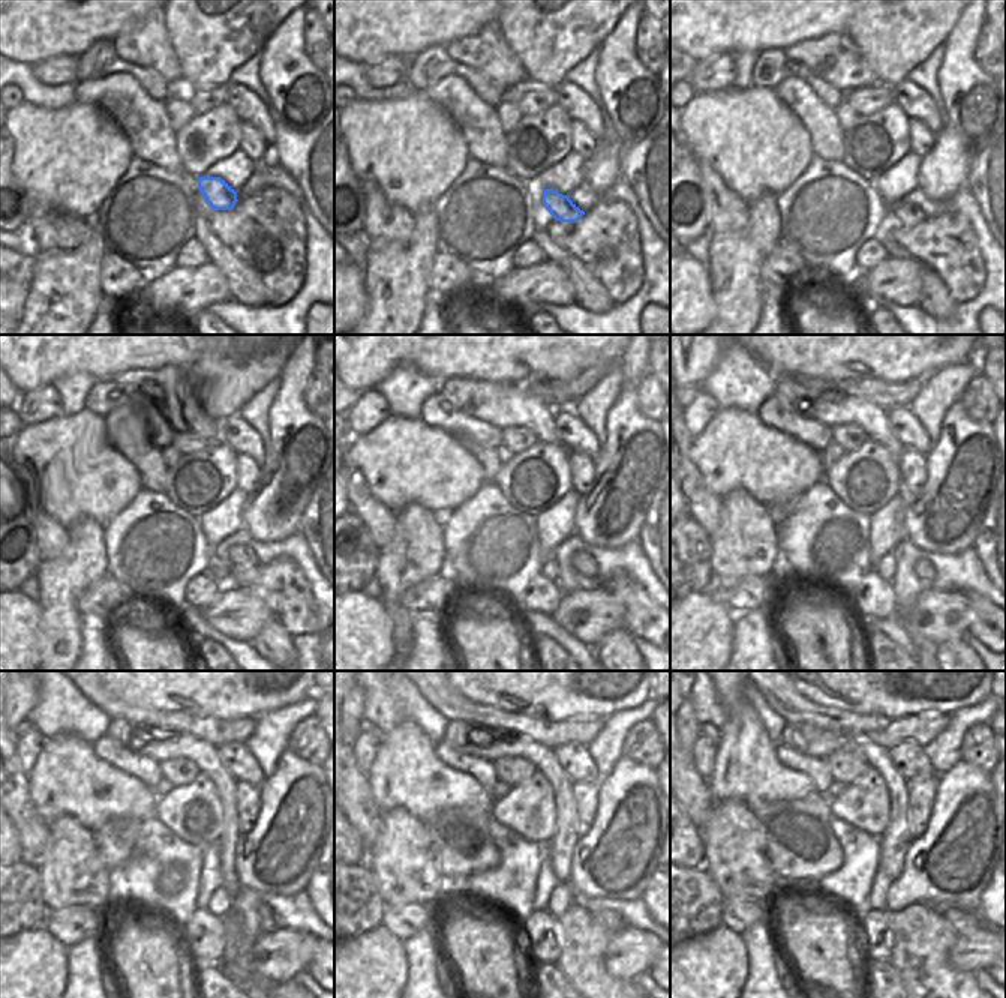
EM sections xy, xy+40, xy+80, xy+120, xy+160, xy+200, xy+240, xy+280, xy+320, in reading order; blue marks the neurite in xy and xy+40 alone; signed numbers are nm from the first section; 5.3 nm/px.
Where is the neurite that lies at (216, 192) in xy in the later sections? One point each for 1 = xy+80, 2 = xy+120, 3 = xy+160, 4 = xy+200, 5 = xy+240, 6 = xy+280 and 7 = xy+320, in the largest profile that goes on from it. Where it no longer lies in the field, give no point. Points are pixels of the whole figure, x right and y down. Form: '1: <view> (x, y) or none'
1: xy+80 (909, 215)
2: xy+120 (242, 556)
3: xy+160 (585, 563)
4: xy+200 (922, 568)
5: xy+240 (267, 917)
6: xy+280 (612, 920)
7: xy+320 (963, 922)

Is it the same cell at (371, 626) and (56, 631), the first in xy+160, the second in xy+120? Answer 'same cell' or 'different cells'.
different cells

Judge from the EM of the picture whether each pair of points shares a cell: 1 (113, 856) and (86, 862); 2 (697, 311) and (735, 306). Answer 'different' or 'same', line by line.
1: different
2: different

